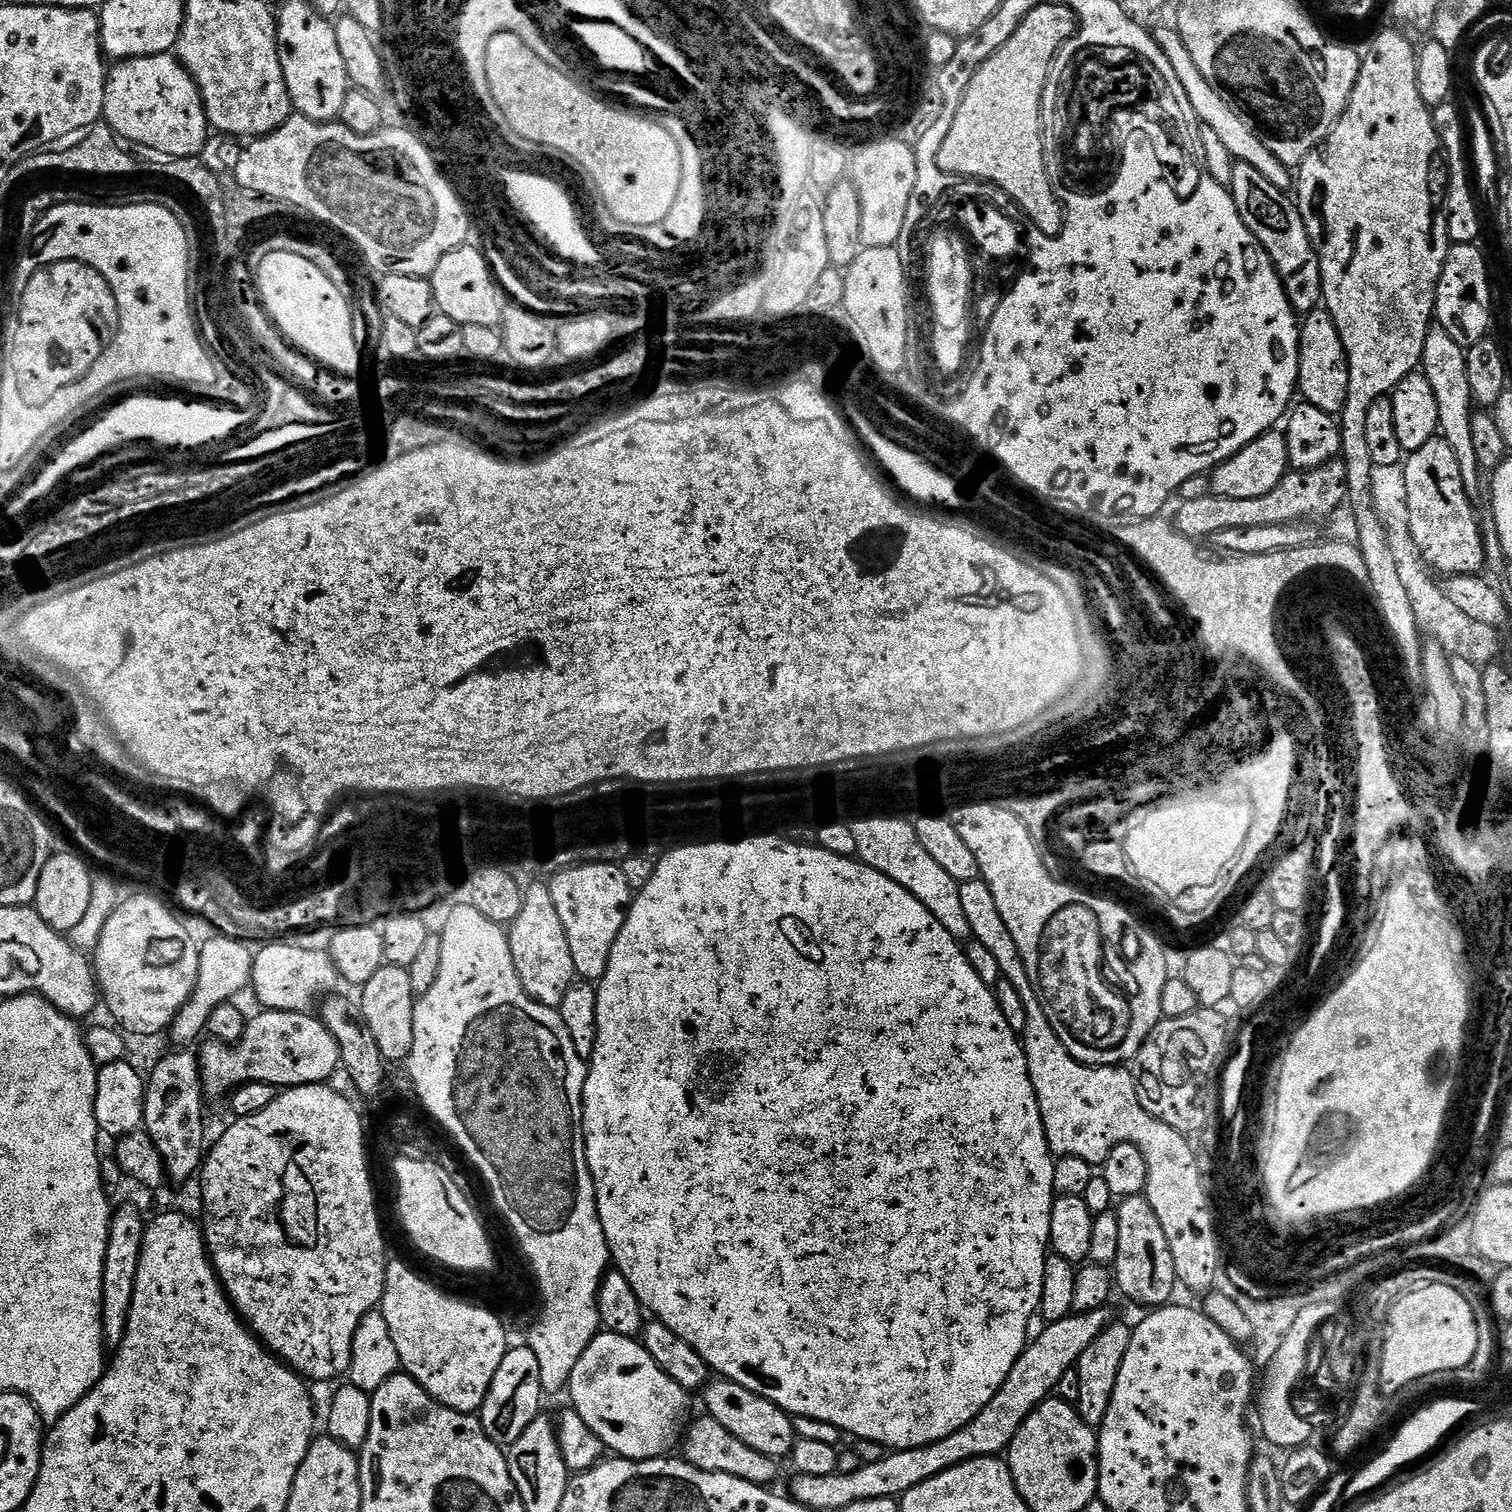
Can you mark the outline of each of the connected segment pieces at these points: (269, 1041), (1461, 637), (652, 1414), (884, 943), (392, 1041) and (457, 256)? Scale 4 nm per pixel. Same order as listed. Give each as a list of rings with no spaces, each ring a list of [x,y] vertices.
[[[260,1010],[256,1017],[248,1020],[248,1025],[244,1031],[244,1037],[236,1044],[224,1044],[220,1040],[209,1039],[208,1044],[201,1043],[198,1048],[198,1059],[200,1062],[200,1086],[204,1089],[204,1095],[209,1101],[220,1100],[229,1094],[240,1089],[245,1084],[250,1083],[270,1083],[279,1090],[286,1088],[297,1088],[298,1086],[306,1086],[307,1084],[323,1084],[331,1081],[331,1076],[335,1074],[336,1068],[341,1067],[340,1051],[338,1050],[338,1042],[334,1042],[334,1034],[330,1034],[330,1030],[326,1030],[326,1026],[320,1021],[319,1015],[309,1014],[308,1012],[274,1012],[271,1010]]]
[[[1401,534],[1397,540],[1394,540],[1394,544],[1398,562],[1398,578],[1410,598],[1410,606],[1414,606],[1416,623],[1431,639],[1440,643],[1449,657],[1463,658],[1481,670],[1491,668],[1497,659],[1496,650],[1500,646],[1500,642],[1496,638],[1498,636],[1497,629],[1486,626],[1486,622],[1478,622],[1474,618],[1470,618],[1470,614],[1458,610],[1458,606],[1454,606],[1454,602],[1450,602],[1450,598],[1446,598],[1443,587],[1439,583],[1435,584],[1428,577],[1429,569],[1421,560],[1415,544],[1407,535]]]
[[[601,1331],[590,1342],[590,1346],[586,1346],[568,1380],[567,1391],[572,1392],[571,1407],[582,1414],[582,1422],[586,1422],[586,1426],[598,1434],[605,1449],[626,1460],[658,1460],[667,1457],[671,1453],[668,1451],[681,1443],[690,1420],[689,1393],[660,1369],[658,1362],[650,1358],[639,1339],[619,1336],[617,1332]]]
[[[750,838],[750,839],[749,839],[749,840],[748,840],[748,841],[746,841],[746,842],[745,842],[745,843],[744,843],[744,844],[738,844],[738,845],[731,845],[731,846],[686,846],[686,847],[685,847],[685,848],[678,848],[678,849],[674,849],[674,850],[673,850],[673,851],[672,851],[672,852],[668,852],[668,853],[666,853],[666,854],[664,854],[664,855],[661,855],[661,856],[660,856],[660,857],[659,857],[659,859],[657,859],[657,860],[656,860],[656,861],[655,861],[655,865],[656,865],[656,869],[655,869],[655,870],[654,870],[654,874],[653,874],[653,875],[652,875],[652,877],[651,877],[651,878],[650,878],[650,882],[646,882],[646,886],[645,886],[645,887],[644,887],[644,889],[642,889],[642,891],[641,891],[641,892],[637,892],[637,893],[635,893],[635,896],[634,896],[634,899],[633,899],[633,902],[632,902],[632,904],[631,904],[631,905],[630,905],[630,906],[629,906],[629,908],[628,908],[628,917],[627,917],[627,918],[626,918],[626,922],[625,922],[625,923],[624,923],[624,925],[623,925],[623,926],[622,926],[622,930],[621,930],[621,931],[620,931],[620,933],[619,933],[619,934],[618,934],[618,938],[617,938],[617,939],[616,939],[616,941],[615,941],[615,942],[614,942],[614,950],[610,950],[610,962],[609,962],[609,963],[608,963],[608,965],[607,965],[607,966],[606,966],[606,974],[605,974],[605,975],[604,975],[604,976],[603,976],[603,978],[602,978],[602,979],[600,979],[600,980],[599,980],[599,982],[598,982],[598,983],[597,983],[597,984],[596,984],[596,993],[597,993],[597,994],[598,994],[598,1034],[597,1034],[597,1035],[596,1035],[596,1041],[595,1041],[595,1042],[594,1042],[594,1054],[593,1054],[593,1055],[592,1055],[592,1059],[591,1059],[591,1061],[590,1061],[590,1063],[589,1063],[589,1064],[588,1064],[588,1077],[587,1077],[587,1078],[586,1078],[586,1086],[585,1086],[585,1087],[584,1087],[584,1141],[585,1141],[585,1142],[586,1142],[586,1158],[587,1158],[587,1159],[588,1159],[588,1165],[589,1165],[589,1166],[590,1166],[590,1174],[591,1174],[591,1175],[592,1175],[592,1181],[593,1181],[593,1182],[594,1182],[594,1190],[595,1190],[595,1191],[596,1191],[596,1205],[597,1205],[597,1206],[598,1206],[598,1218],[599,1218],[599,1219],[600,1219],[600,1221],[601,1221],[601,1222],[602,1222],[602,1230],[603,1230],[603,1231],[604,1231],[604,1233],[605,1233],[605,1234],[606,1234],[606,1242],[607,1242],[607,1243],[608,1243],[608,1250],[609,1250],[609,1253],[610,1253],[610,1260],[611,1260],[611,1263],[612,1263],[612,1264],[613,1264],[613,1265],[614,1265],[614,1268],[615,1268],[615,1271],[618,1271],[618,1272],[620,1272],[620,1273],[622,1273],[622,1274],[623,1274],[623,1275],[624,1275],[624,1277],[625,1277],[625,1278],[626,1278],[626,1282],[630,1282],[630,1286],[631,1286],[631,1287],[632,1287],[632,1289],[633,1289],[633,1290],[634,1290],[634,1294],[638,1294],[638,1298],[639,1298],[639,1299],[640,1299],[640,1303],[641,1303],[641,1305],[643,1305],[643,1307],[644,1307],[644,1308],[645,1308],[645,1309],[647,1309],[647,1311],[648,1311],[648,1312],[649,1312],[649,1313],[651,1313],[651,1312],[650,1312],[650,1311],[652,1311],[652,1313],[651,1313],[651,1315],[652,1315],[652,1316],[653,1316],[653,1317],[655,1317],[655,1319],[658,1319],[658,1320],[661,1320],[661,1322],[662,1322],[662,1323],[663,1323],[663,1324],[665,1324],[665,1325],[666,1325],[666,1326],[670,1326],[670,1330],[674,1330],[674,1334],[678,1334],[678,1338],[682,1338],[682,1342],[686,1342],[686,1343],[687,1343],[687,1344],[689,1344],[689,1346],[690,1346],[690,1347],[691,1347],[691,1348],[692,1348],[692,1349],[693,1349],[693,1350],[695,1350],[695,1351],[696,1351],[696,1352],[697,1352],[697,1353],[698,1353],[698,1355],[699,1355],[699,1356],[701,1356],[701,1357],[702,1357],[702,1359],[704,1359],[704,1360],[705,1360],[705,1361],[706,1361],[706,1362],[707,1362],[707,1364],[708,1364],[708,1367],[709,1367],[709,1369],[711,1369],[711,1371],[712,1371],[712,1372],[713,1372],[713,1373],[716,1373],[716,1374],[719,1374],[719,1375],[720,1375],[720,1376],[721,1376],[721,1377],[723,1377],[723,1379],[725,1379],[725,1380],[732,1380],[732,1381],[733,1381],[733,1382],[734,1382],[734,1383],[736,1383],[736,1384],[737,1384],[737,1385],[738,1385],[738,1386],[746,1386],[746,1390],[750,1390],[750,1391],[751,1391],[751,1392],[753,1392],[753,1393],[754,1393],[754,1394],[758,1394],[758,1395],[759,1395],[759,1396],[761,1396],[761,1397],[762,1397],[762,1398],[766,1398],[766,1399],[767,1399],[767,1400],[769,1400],[769,1401],[770,1401],[770,1402],[774,1402],[774,1403],[775,1403],[775,1404],[776,1404],[776,1405],[778,1405],[778,1407],[779,1407],[779,1408],[781,1408],[781,1410],[783,1410],[783,1412],[786,1412],[786,1413],[788,1413],[788,1415],[789,1415],[789,1416],[791,1416],[791,1417],[793,1417],[793,1418],[795,1418],[795,1417],[797,1417],[797,1416],[805,1416],[805,1417],[806,1417],[806,1418],[818,1418],[818,1419],[819,1419],[819,1420],[821,1420],[821,1421],[822,1421],[822,1422],[830,1422],[830,1423],[831,1423],[831,1424],[833,1424],[833,1425],[834,1425],[834,1426],[838,1426],[838,1427],[839,1427],[839,1428],[840,1428],[840,1431],[841,1431],[841,1433],[844,1433],[844,1434],[847,1434],[847,1435],[848,1435],[848,1432],[849,1432],[849,1434],[850,1434],[850,1435],[851,1435],[851,1436],[850,1436],[850,1437],[852,1437],[852,1438],[855,1438],[855,1439],[857,1439],[857,1440],[862,1440],[862,1439],[869,1439],[869,1440],[870,1440],[870,1442],[876,1442],[876,1443],[880,1443],[880,1444],[882,1444],[882,1445],[884,1445],[884,1447],[885,1447],[885,1449],[888,1449],[888,1450],[899,1450],[899,1449],[902,1449],[902,1448],[917,1448],[917,1447],[918,1447],[918,1446],[926,1446],[926,1445],[927,1445],[927,1444],[929,1444],[929,1443],[930,1443],[930,1442],[938,1442],[938,1438],[946,1438],[946,1434],[954,1434],[954,1430],[962,1430],[962,1426],[966,1426],[966,1425],[967,1425],[967,1424],[968,1424],[968,1423],[970,1423],[970,1421],[972,1421],[972,1420],[973,1420],[973,1418],[974,1418],[974,1417],[975,1417],[975,1416],[977,1416],[977,1414],[978,1414],[978,1413],[980,1413],[980,1411],[982,1411],[982,1410],[983,1410],[983,1408],[985,1408],[985,1407],[986,1407],[986,1405],[988,1405],[988,1403],[989,1403],[989,1402],[990,1402],[990,1398],[994,1398],[994,1394],[998,1394],[998,1390],[999,1390],[999,1389],[1000,1389],[1000,1387],[1001,1387],[1001,1386],[1002,1386],[1002,1382],[1006,1382],[1006,1378],[1007,1378],[1007,1377],[1008,1377],[1008,1375],[1009,1375],[1009,1374],[1010,1374],[1010,1370],[1014,1370],[1014,1362],[1018,1362],[1018,1358],[1019,1358],[1019,1357],[1020,1357],[1020,1356],[1021,1356],[1021,1355],[1022,1355],[1022,1354],[1023,1354],[1023,1352],[1024,1352],[1024,1349],[1025,1349],[1025,1348],[1027,1348],[1027,1347],[1028,1347],[1028,1345],[1029,1345],[1029,1343],[1030,1343],[1030,1331],[1029,1331],[1029,1332],[1028,1332],[1028,1327],[1030,1327],[1030,1326],[1031,1326],[1031,1324],[1032,1324],[1032,1315],[1033,1315],[1033,1316],[1034,1316],[1034,1317],[1035,1317],[1035,1316],[1036,1316],[1036,1315],[1037,1315],[1037,1313],[1039,1313],[1039,1310],[1040,1310],[1040,1299],[1041,1299],[1041,1298],[1042,1298],[1042,1282],[1043,1282],[1043,1281],[1044,1281],[1044,1267],[1045,1267],[1045,1266],[1046,1266],[1046,1258],[1047,1258],[1047,1257],[1048,1257],[1048,1255],[1049,1255],[1049,1254],[1050,1254],[1050,1245],[1049,1245],[1049,1243],[1048,1243],[1048,1239],[1049,1239],[1049,1238],[1050,1238],[1050,1214],[1051,1214],[1051,1213],[1052,1213],[1052,1202],[1053,1202],[1053,1200],[1055,1200],[1055,1199],[1056,1199],[1056,1197],[1057,1197],[1057,1195],[1056,1195],[1056,1191],[1055,1191],[1055,1190],[1054,1190],[1054,1166],[1055,1166],[1055,1165],[1056,1165],[1056,1160],[1055,1160],[1055,1159],[1054,1159],[1054,1157],[1053,1157],[1053,1155],[1052,1155],[1052,1152],[1051,1152],[1051,1151],[1050,1151],[1050,1149],[1049,1149],[1049,1148],[1048,1148],[1048,1139],[1047,1139],[1047,1138],[1046,1138],[1046,1134],[1045,1134],[1045,1133],[1044,1133],[1044,1123],[1043,1123],[1043,1122],[1042,1122],[1042,1114],[1041,1114],[1041,1113],[1040,1113],[1040,1107],[1039,1107],[1039,1106],[1038,1106],[1038,1098],[1037,1098],[1037,1097],[1036,1097],[1036,1095],[1035,1095],[1035,1094],[1034,1094],[1034,1086],[1033,1086],[1033,1085],[1032,1085],[1032,1083],[1031,1083],[1031,1082],[1030,1082],[1030,1074],[1029,1074],[1029,1073],[1028,1073],[1028,1063],[1027,1063],[1027,1062],[1026,1062],[1026,1054],[1025,1054],[1025,1053],[1024,1053],[1024,1046],[1023,1046],[1023,1043],[1022,1043],[1022,1040],[1021,1040],[1021,1037],[1020,1037],[1020,1036],[1019,1036],[1019,1035],[1018,1035],[1018,1032],[1017,1032],[1017,1029],[1016,1029],[1016,1032],[1015,1032],[1015,1030],[1014,1030],[1014,1029],[1012,1029],[1012,1024],[1011,1024],[1011,1022],[1010,1022],[1010,1021],[1008,1021],[1008,1020],[1007,1020],[1007,1018],[1006,1018],[1006,1017],[1004,1017],[1004,1012],[1003,1012],[1003,1010],[1002,1010],[1002,1009],[1000,1009],[1000,1004],[999,1004],[999,1002],[998,1002],[998,1001],[996,1001],[996,996],[995,996],[995,994],[994,994],[994,993],[996,993],[996,992],[995,992],[995,991],[993,991],[993,989],[992,989],[992,988],[991,988],[991,987],[988,987],[988,985],[987,985],[987,984],[986,984],[986,982],[982,982],[982,979],[980,979],[980,977],[979,977],[979,976],[978,976],[978,974],[977,974],[977,973],[976,973],[976,972],[975,972],[975,970],[974,970],[974,966],[970,966],[970,962],[968,962],[968,961],[967,961],[967,954],[966,954],[966,952],[965,952],[965,949],[964,949],[964,948],[963,948],[963,947],[962,947],[962,944],[961,944],[961,941],[959,941],[959,940],[956,940],[956,939],[955,939],[955,938],[954,938],[954,937],[952,937],[952,935],[951,935],[951,934],[950,934],[950,930],[946,930],[946,926],[942,926],[942,922],[938,922],[938,918],[934,918],[934,914],[930,914],[930,910],[926,910],[926,906],[922,906],[922,902],[918,902],[918,898],[914,898],[914,894],[910,894],[910,893],[909,893],[909,892],[907,892],[907,891],[906,891],[906,889],[904,889],[904,888],[903,888],[903,887],[902,887],[902,886],[898,886],[898,882],[894,882],[894,881],[893,881],[893,880],[891,880],[891,879],[890,879],[890,878],[886,878],[886,877],[885,877],[885,876],[883,876],[883,875],[882,875],[882,874],[878,874],[878,870],[874,870],[874,869],[873,869],[873,868],[867,868],[867,866],[866,866],[866,865],[864,865],[864,864],[862,864],[862,863],[860,863],[860,861],[859,861],[859,859],[856,859],[856,858],[849,858],[849,857],[847,857],[847,856],[839,856],[839,855],[838,855],[838,854],[830,854],[830,853],[829,853],[829,852],[828,852],[828,851],[827,851],[827,850],[826,850],[826,849],[824,849],[824,848],[816,848],[816,847],[815,847],[815,848],[813,848],[813,850],[812,850],[812,851],[811,851],[811,852],[807,852],[807,850],[801,850],[801,849],[800,849],[800,848],[799,848],[799,847],[798,847],[798,846],[793,846],[793,845],[788,845],[788,844],[783,844],[783,842],[781,842],[781,839],[780,839],[780,838]]]
[[[385,962],[376,973],[359,989],[358,1007],[364,1024],[374,1034],[378,1050],[388,1062],[407,1061],[414,1046],[414,1010],[417,996],[410,987],[410,974],[407,968]]]
[[[461,246],[450,250],[438,266],[434,266],[430,283],[436,312],[446,314],[446,318],[454,318],[461,326],[490,326],[496,328],[504,313],[505,293],[497,279],[492,275],[492,266],[488,257],[476,248]]]

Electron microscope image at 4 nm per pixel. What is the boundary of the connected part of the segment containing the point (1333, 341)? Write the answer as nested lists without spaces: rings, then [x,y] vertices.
[[[1315,308],[1303,317],[1300,324],[1299,395],[1307,403],[1318,406],[1318,410],[1339,414],[1344,411],[1349,382],[1348,355],[1342,346],[1338,326],[1334,326],[1334,318],[1328,313],[1327,308]]]

